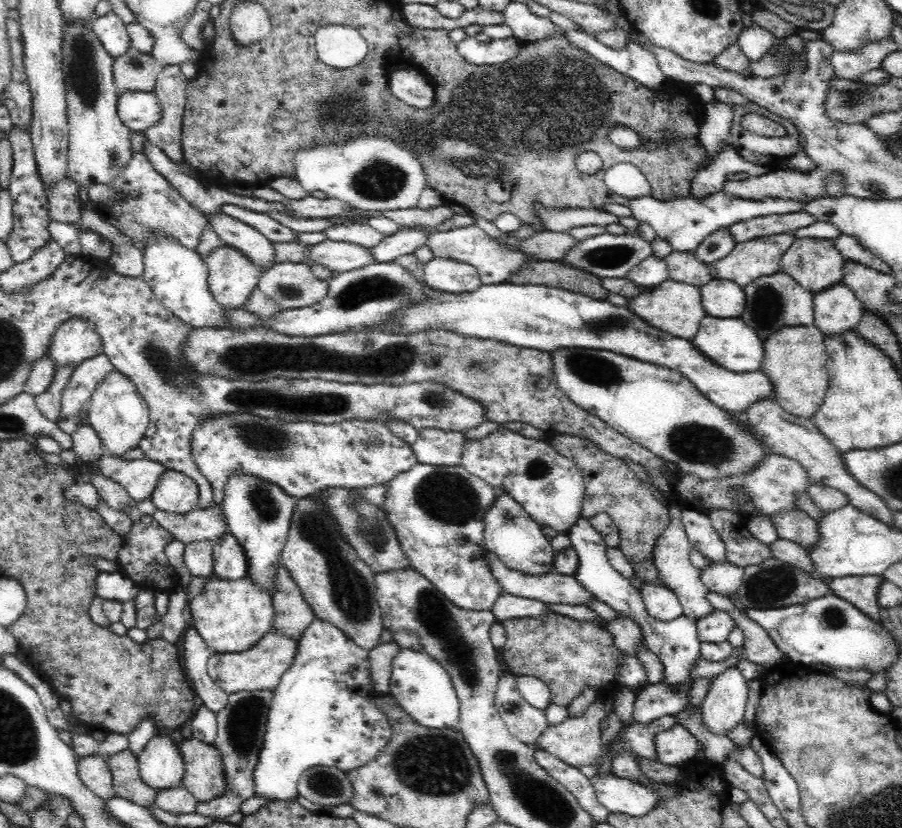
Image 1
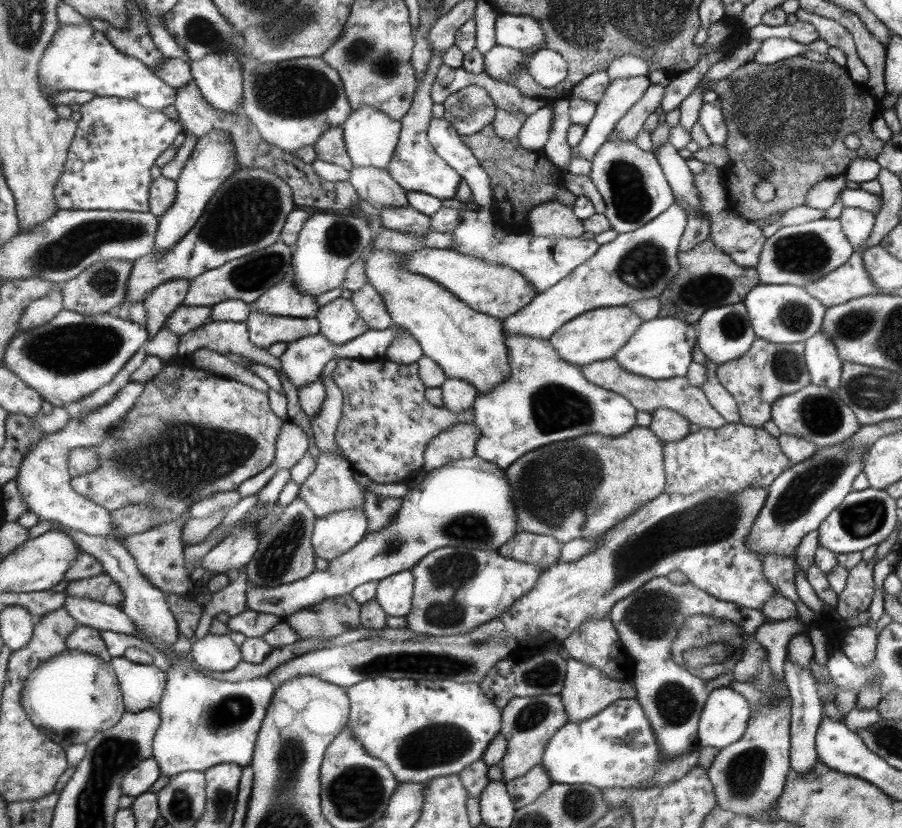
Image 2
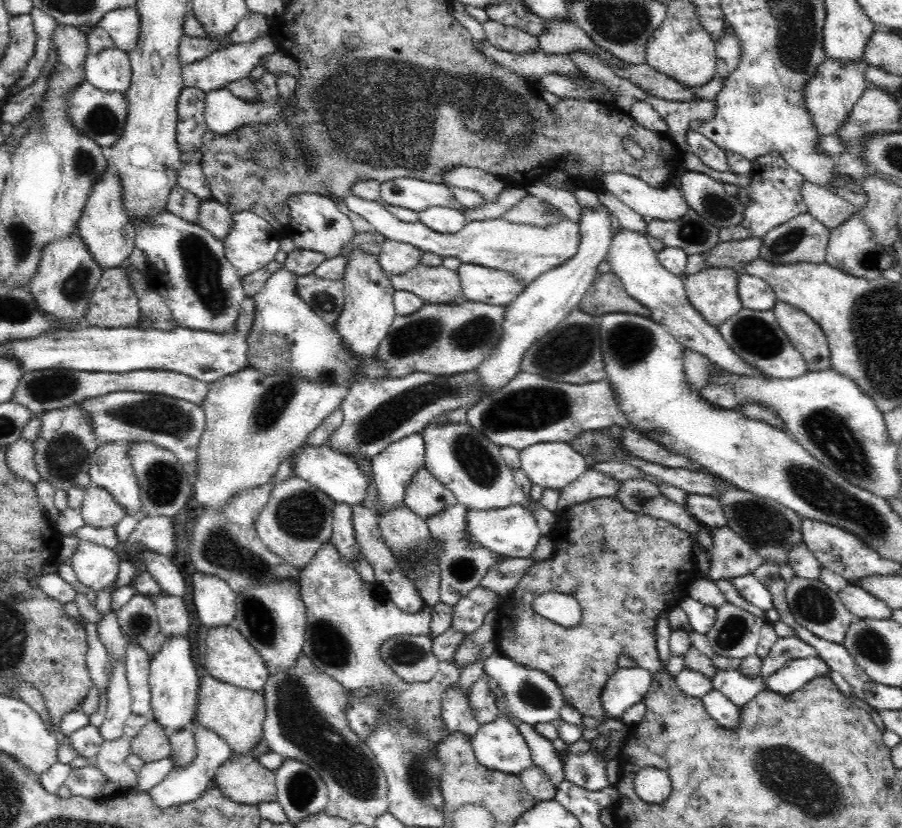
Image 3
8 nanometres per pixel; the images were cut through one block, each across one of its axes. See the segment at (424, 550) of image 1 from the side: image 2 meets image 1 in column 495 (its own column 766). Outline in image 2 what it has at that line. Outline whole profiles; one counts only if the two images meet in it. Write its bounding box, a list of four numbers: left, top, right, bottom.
[466,488,776,646]

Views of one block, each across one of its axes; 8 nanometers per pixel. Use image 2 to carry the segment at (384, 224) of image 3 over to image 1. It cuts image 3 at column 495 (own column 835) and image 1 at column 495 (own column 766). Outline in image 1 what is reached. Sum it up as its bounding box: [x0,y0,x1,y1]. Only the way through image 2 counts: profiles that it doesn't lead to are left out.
[427,225,539,285]

